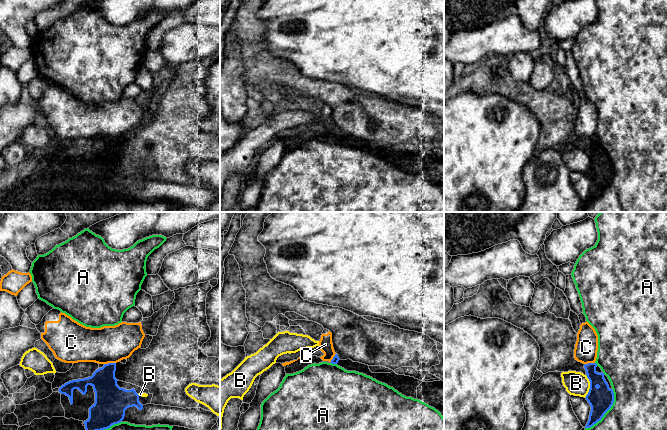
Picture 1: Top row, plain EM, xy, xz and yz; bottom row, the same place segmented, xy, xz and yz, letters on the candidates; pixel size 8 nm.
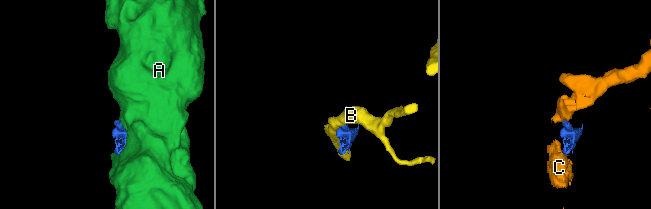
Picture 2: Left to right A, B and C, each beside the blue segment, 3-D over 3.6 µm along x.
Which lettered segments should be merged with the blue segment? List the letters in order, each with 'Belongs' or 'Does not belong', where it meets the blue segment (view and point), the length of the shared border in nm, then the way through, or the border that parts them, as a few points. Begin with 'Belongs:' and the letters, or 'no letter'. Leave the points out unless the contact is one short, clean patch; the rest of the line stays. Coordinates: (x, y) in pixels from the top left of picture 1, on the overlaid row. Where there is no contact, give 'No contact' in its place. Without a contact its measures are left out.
Belongs: no letter
A: Does not belong. Touches blue at yz (606, 411). Shared border 380 nm
B: Does not belong. Touches blue at yz (590, 387). Shared border 180 nm
C: Does not belong. Touches blue at xy (109, 363). Shared border 100 nm. Boundary: xy (115, 362), (104, 364)

